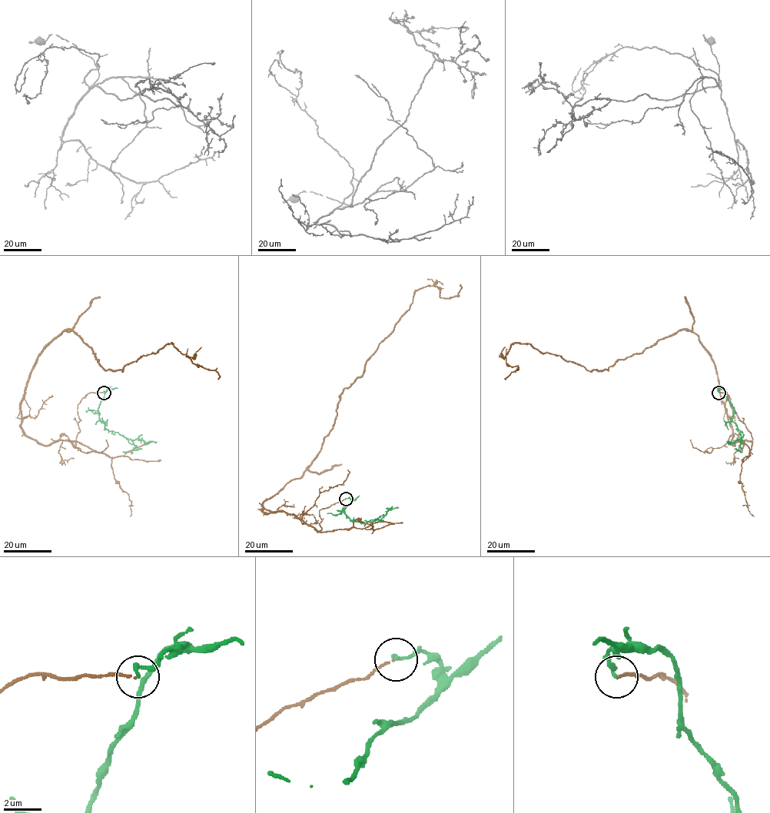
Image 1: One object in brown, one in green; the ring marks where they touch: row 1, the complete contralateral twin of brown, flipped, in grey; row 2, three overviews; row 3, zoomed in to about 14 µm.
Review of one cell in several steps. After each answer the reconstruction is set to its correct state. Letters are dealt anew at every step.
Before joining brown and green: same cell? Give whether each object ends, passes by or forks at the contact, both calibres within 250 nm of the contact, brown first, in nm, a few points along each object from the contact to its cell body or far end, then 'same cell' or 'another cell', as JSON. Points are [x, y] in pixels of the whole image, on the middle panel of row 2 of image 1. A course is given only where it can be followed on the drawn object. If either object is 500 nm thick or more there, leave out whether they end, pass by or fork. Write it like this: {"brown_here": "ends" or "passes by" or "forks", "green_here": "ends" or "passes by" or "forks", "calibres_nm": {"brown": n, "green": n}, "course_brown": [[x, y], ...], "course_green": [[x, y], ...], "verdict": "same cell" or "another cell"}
{"brown_here": "ends", "green_here": "ends", "calibres_nm": {"brown": 90, "green": 190}, "course_brown": [[346, 499], [319, 511], [317, 532], [263, 510], [310, 464], [339, 396], [415, 290], [449, 298], [460, 284]], "course_green": [[346, 499], [351, 502], [340, 513], [343, 511], [362, 523], [380, 519], [398, 507]], "verdict": "another cell"}

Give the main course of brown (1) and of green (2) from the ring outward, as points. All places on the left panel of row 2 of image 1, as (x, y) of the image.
1: (104, 393), (77, 406), (76, 439), (21, 426), (36, 359), (68, 330), (105, 369), (172, 343), (218, 379)
2: (104, 393), (109, 389), (98, 408), (98, 414), (105, 428), (126, 438), (139, 439), (146, 443), (157, 442)

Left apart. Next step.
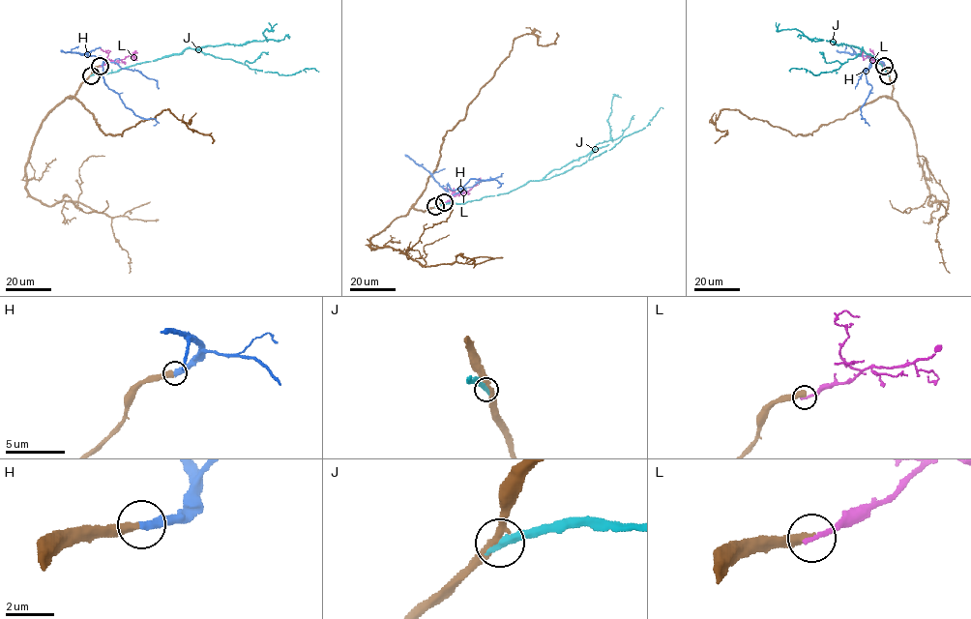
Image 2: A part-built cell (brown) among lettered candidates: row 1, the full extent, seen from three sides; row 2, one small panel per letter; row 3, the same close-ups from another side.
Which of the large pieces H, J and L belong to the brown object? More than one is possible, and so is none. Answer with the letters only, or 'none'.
H

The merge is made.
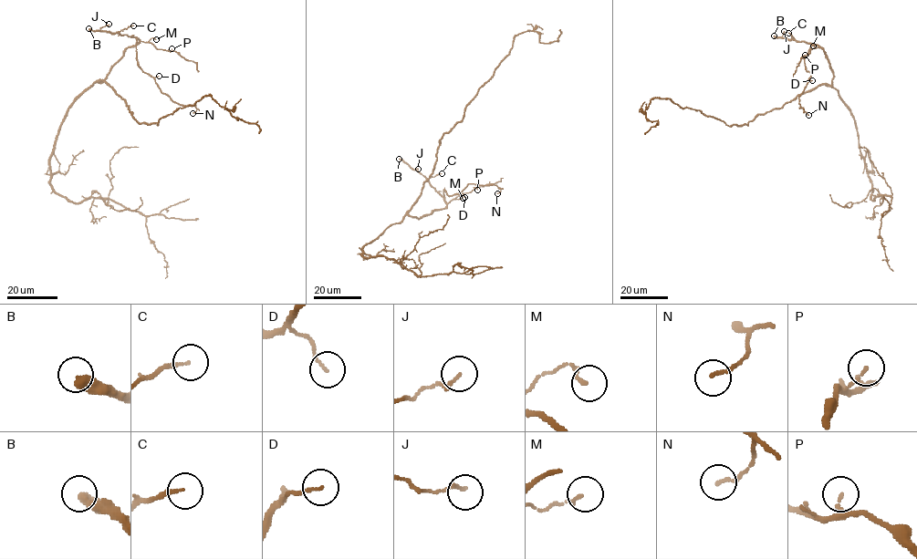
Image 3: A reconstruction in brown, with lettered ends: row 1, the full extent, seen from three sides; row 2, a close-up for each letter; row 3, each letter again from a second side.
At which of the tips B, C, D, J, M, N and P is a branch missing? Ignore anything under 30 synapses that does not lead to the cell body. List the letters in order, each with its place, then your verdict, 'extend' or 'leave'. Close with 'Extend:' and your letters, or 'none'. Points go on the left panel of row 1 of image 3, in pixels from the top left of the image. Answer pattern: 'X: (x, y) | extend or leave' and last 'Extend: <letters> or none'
B: (88, 28) | extend
C: (133, 25) | leave
D: (159, 76) | leave
J: (109, 24) | leave
M: (156, 39) | leave
N: (192, 113) | leave
P: (171, 48) | leave
Extend: B

